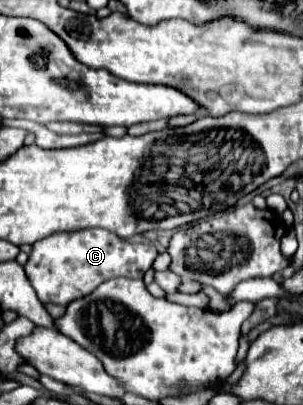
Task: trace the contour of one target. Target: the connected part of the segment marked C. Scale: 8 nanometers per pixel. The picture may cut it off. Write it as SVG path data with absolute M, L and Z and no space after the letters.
M84 229L72 233L50 235L32 245L30 257L24 265L26 277L42 303L68 305L72 299L90 295L100 283L114 277L140 279L152 267L156 249L144 243L130 243L106 229Z

